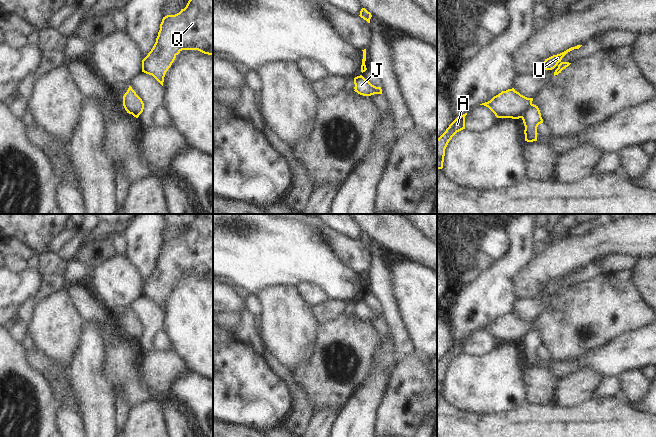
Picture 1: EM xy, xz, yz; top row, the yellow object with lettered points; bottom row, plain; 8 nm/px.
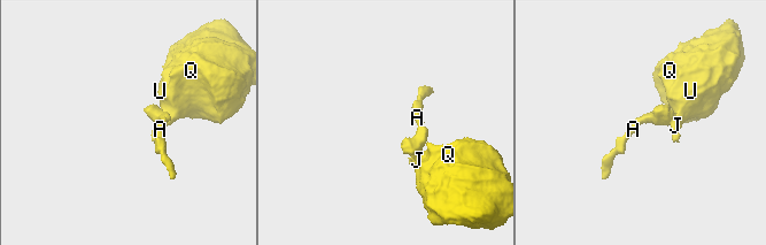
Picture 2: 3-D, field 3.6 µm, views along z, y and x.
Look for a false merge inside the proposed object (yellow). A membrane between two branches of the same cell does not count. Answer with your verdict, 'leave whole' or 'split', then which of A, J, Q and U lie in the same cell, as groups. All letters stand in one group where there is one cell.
split | A / J Q U

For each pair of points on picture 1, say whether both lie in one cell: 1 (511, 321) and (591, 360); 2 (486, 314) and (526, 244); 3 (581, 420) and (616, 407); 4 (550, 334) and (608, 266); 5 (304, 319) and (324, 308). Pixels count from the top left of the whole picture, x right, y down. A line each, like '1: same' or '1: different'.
1: different
2: same
3: same
4: different
5: different

